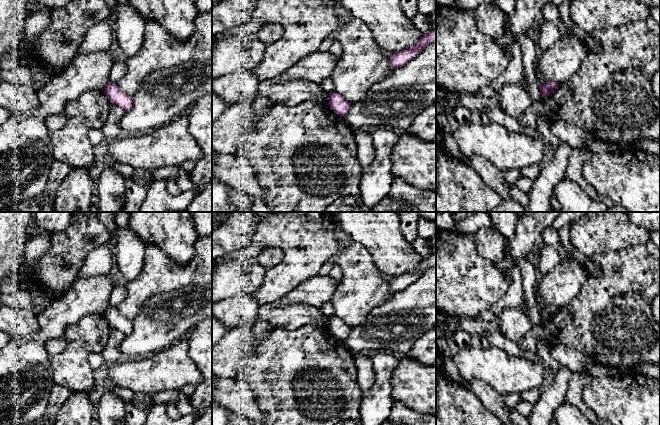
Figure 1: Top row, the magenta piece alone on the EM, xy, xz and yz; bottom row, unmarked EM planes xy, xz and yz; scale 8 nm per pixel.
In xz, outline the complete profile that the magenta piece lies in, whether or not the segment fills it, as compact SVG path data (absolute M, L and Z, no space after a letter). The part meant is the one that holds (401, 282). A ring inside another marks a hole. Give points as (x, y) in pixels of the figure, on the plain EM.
M431 253L427 258L423 258L415 270L408 271L390 280L390 290L395 294L406 289L418 280L425 270L433 266L436 266L436 254Z

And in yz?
M551 305L545 308L540 308L541 320L547 322L551 317L553 317L559 308Z

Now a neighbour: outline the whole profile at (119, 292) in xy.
M115 285L110 294L110 303L119 304L126 298L126 296L127 296L126 286Z

